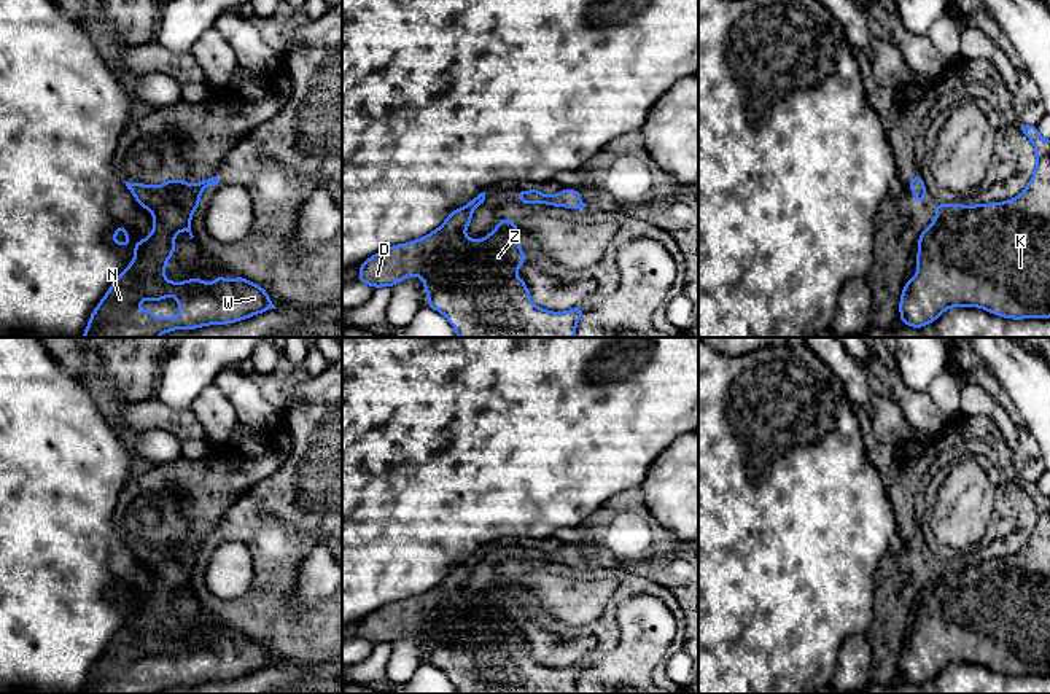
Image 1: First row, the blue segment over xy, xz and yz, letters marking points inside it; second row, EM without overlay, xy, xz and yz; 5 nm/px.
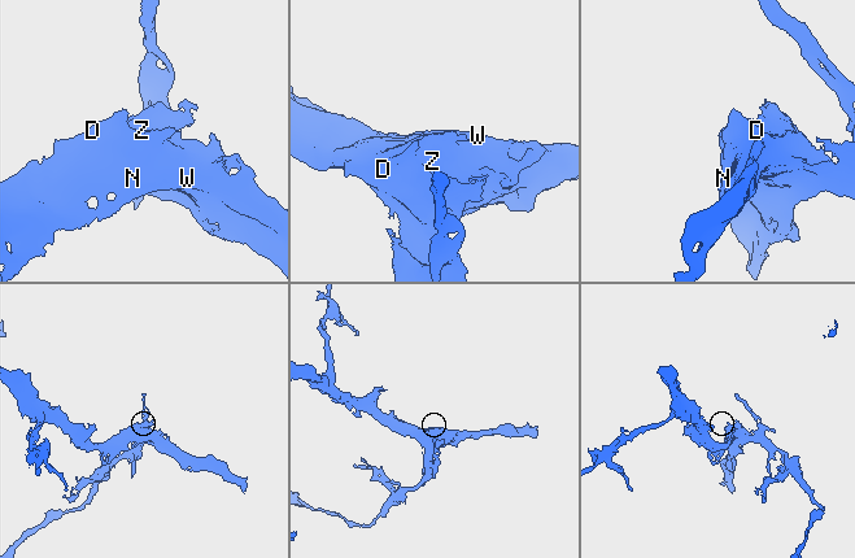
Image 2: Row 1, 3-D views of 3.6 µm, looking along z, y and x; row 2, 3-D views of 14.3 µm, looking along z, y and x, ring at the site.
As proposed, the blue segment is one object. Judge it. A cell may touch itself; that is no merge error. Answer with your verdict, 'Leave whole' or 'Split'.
Leave whole

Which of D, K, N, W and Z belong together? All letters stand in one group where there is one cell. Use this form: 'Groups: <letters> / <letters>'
Groups: D K N W Z

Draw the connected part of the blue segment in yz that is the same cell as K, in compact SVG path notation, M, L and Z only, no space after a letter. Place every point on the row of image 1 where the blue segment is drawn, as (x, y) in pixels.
M1018 124L1018 129L1029 138L1034 145L1037 164L1028 186L1013 199L1004 202L990 202L990 204L974 204L966 207L962 202L958 204L937 204L932 205L932 210L937 213L934 221L923 229L918 239L918 253L916 253L916 274L905 282L899 299L899 318L900 323L912 328L923 328L935 322L945 310L950 307L978 307L990 314L999 315L1002 318L1050 318L1050 140L1044 138L1037 126L1032 124Z

